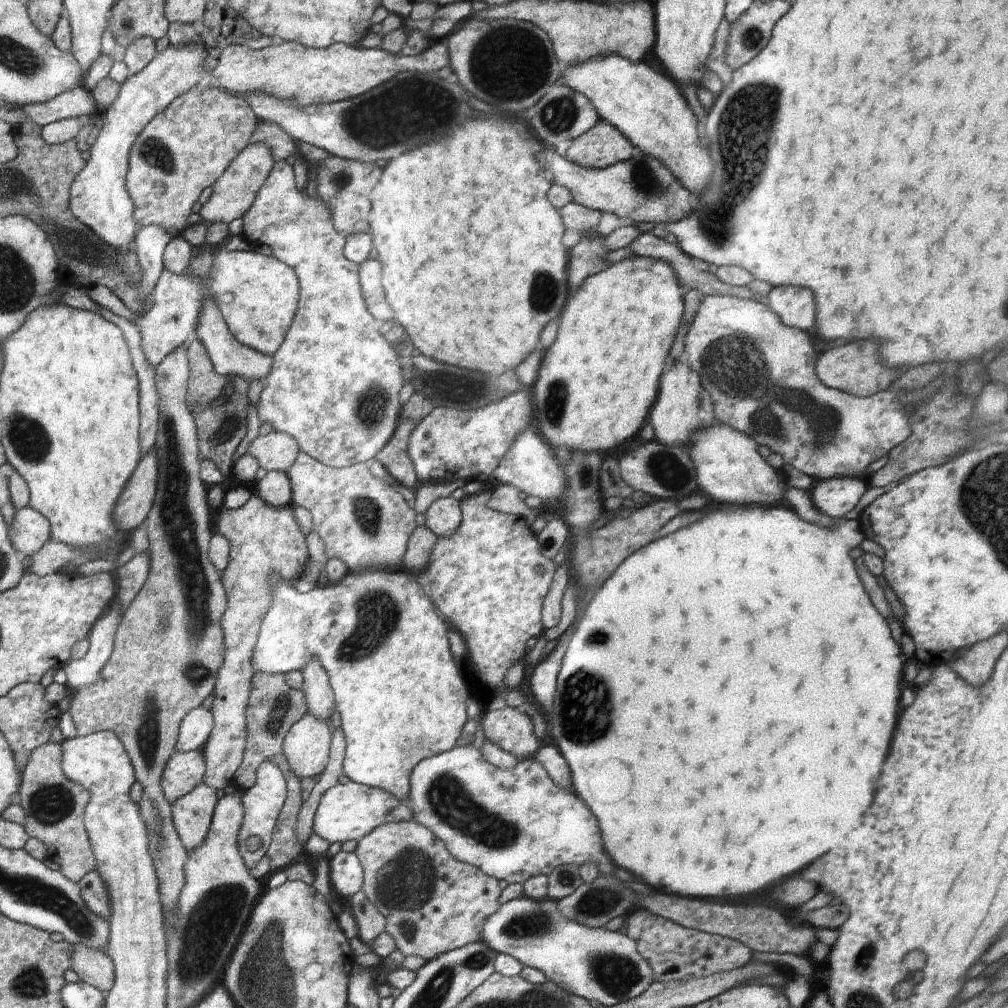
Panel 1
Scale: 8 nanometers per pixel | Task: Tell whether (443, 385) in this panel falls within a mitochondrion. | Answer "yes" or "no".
yes

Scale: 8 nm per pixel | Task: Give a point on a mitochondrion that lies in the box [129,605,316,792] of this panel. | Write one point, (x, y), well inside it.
(147, 732)

